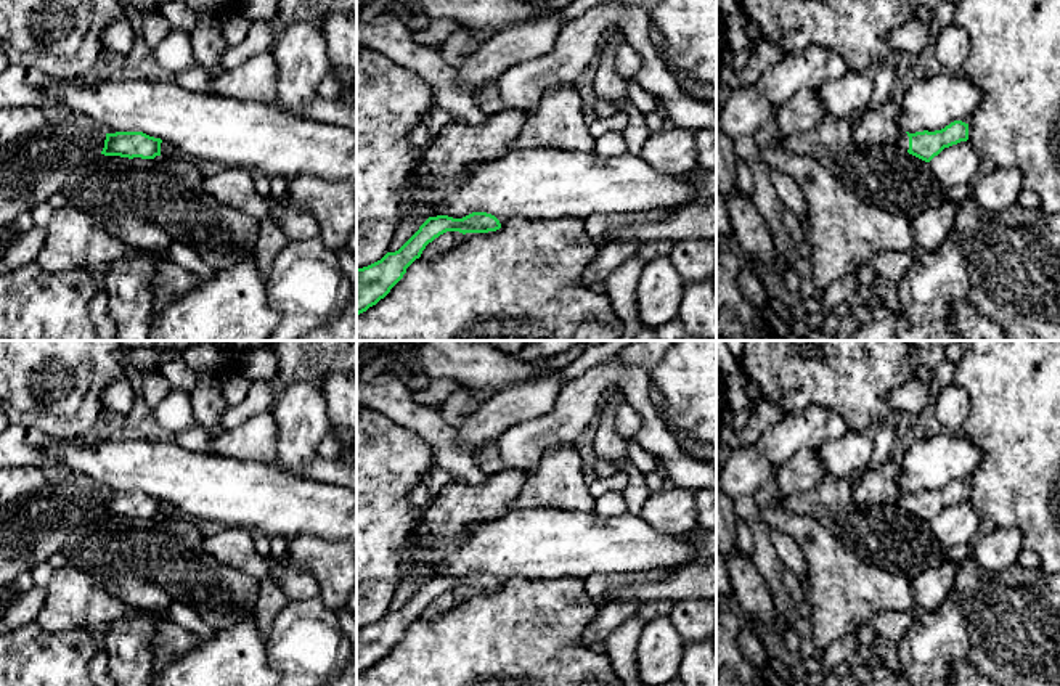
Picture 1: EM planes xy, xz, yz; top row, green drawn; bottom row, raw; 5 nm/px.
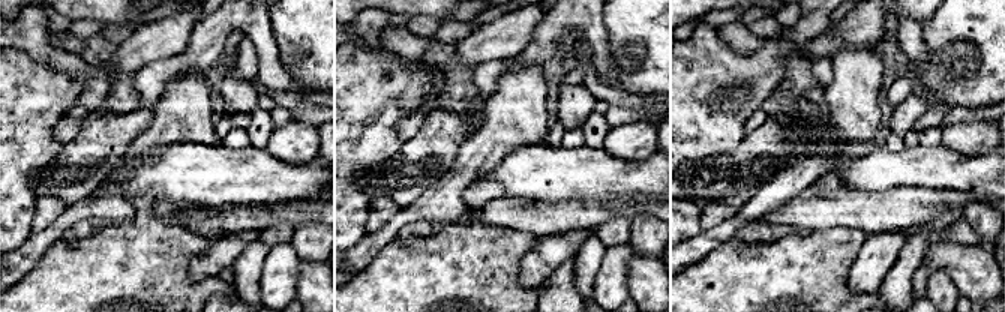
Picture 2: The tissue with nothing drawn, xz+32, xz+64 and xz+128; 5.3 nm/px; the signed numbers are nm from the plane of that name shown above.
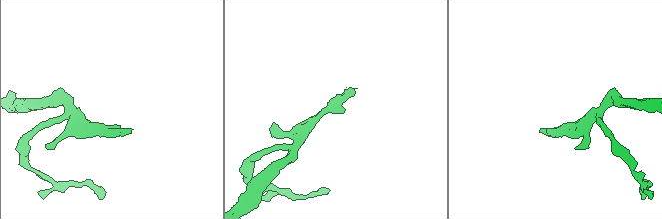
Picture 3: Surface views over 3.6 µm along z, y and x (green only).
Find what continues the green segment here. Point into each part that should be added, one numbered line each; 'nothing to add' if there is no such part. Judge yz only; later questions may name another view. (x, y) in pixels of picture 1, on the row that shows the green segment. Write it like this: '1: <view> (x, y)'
1: yz (901, 142)

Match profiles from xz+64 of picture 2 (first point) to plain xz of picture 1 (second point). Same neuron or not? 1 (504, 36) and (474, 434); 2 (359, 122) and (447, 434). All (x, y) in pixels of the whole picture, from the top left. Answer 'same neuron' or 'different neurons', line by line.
1: same neuron
2: different neurons

